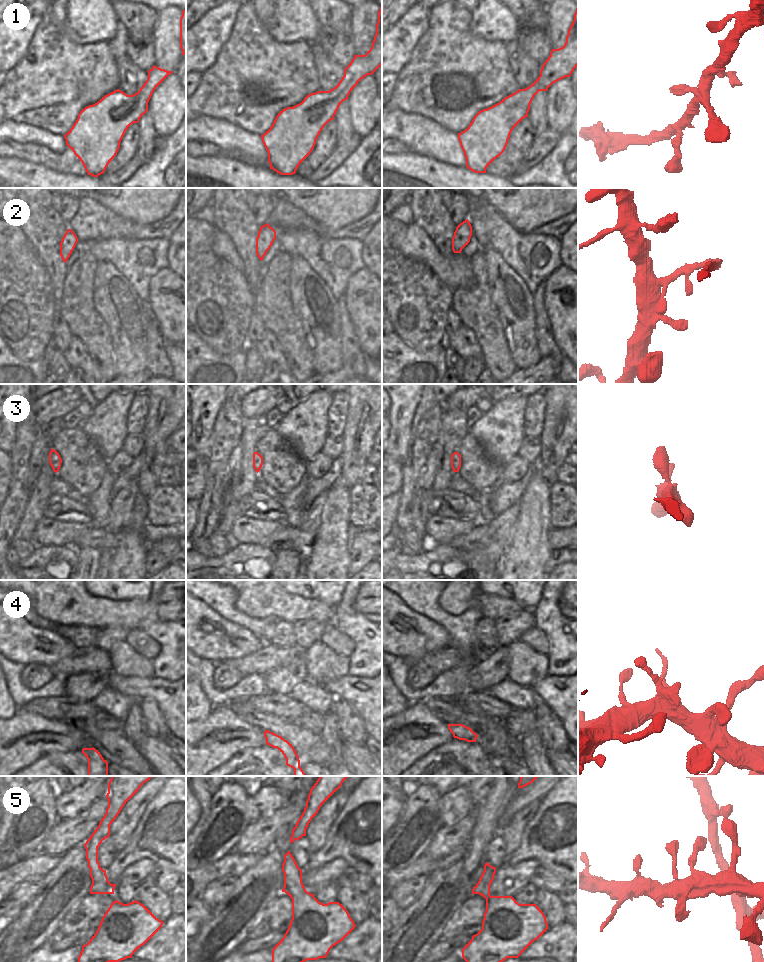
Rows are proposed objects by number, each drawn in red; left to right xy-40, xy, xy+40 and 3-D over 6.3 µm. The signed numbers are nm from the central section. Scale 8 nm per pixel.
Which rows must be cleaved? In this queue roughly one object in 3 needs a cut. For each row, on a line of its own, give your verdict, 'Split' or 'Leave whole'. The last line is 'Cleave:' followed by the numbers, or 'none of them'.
1: Leave whole
2: Split
3: Leave whole
4: Split
5: Leave whole
Cleave: 2, 4.

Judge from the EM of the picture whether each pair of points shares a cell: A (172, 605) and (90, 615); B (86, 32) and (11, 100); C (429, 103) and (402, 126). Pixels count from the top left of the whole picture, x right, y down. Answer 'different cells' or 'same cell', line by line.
A: same cell
B: different cells
C: different cells

